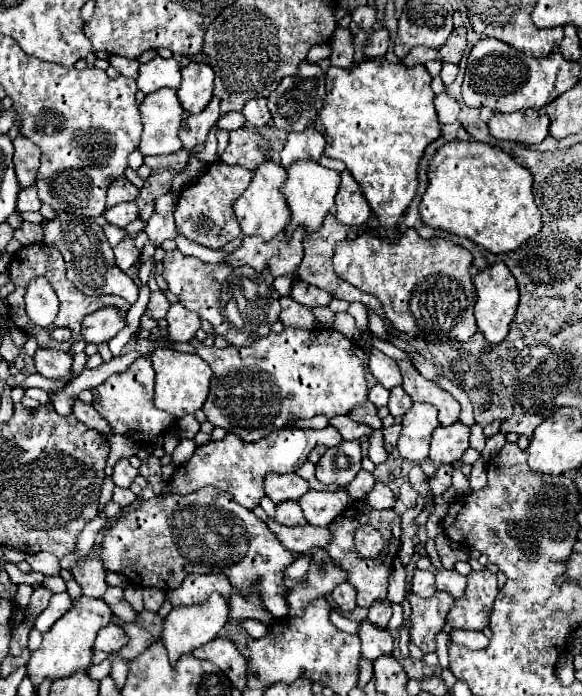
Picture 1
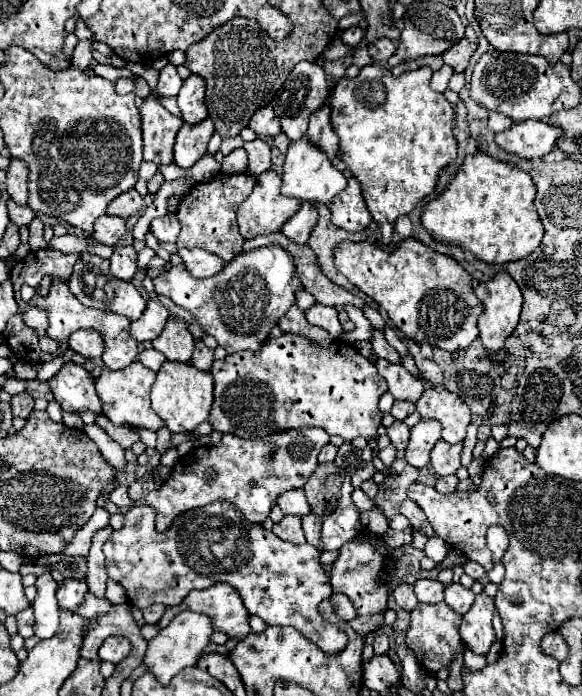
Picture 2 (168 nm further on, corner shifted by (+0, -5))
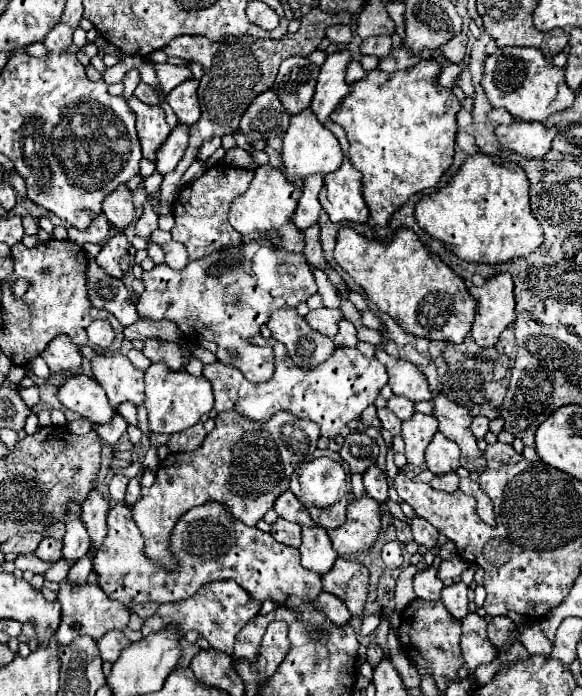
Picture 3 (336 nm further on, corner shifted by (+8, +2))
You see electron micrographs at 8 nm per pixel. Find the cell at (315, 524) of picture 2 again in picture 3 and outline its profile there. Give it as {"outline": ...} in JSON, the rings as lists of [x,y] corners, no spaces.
{"outline":[[[302,526],[302,546],[300,546],[302,564],[314,572],[328,572],[334,560],[338,558],[336,550],[330,544],[330,538],[320,526]]]}

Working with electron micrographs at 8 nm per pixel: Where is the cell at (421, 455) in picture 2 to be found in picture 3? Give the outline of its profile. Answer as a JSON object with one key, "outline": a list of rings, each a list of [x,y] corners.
{"outline":[[[416,412],[410,420],[402,422],[402,438],[406,444],[408,464],[414,464],[414,466],[424,464],[424,450],[436,430],[438,430],[438,424],[434,416],[420,414],[420,412]]]}

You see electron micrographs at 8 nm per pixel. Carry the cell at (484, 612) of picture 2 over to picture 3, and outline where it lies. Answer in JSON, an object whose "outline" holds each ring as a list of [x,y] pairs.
{"outline":[[[468,612],[462,618],[460,646],[468,668],[476,668],[478,664],[490,662],[496,654],[496,648],[490,644],[486,636],[486,620],[476,612]]]}

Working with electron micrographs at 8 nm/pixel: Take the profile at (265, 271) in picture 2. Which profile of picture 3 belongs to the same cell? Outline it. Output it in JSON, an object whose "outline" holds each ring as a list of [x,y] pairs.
{"outline":[[[268,238],[242,242],[232,248],[224,248],[214,252],[212,256],[204,256],[200,260],[190,260],[184,270],[172,270],[168,264],[158,264],[152,270],[142,274],[146,290],[138,302],[138,314],[148,316],[152,320],[168,318],[178,324],[188,342],[210,340],[218,346],[216,358],[224,364],[236,366],[250,382],[264,382],[272,376],[272,348],[260,348],[250,342],[252,336],[260,334],[260,326],[268,322],[268,316],[278,308],[296,308],[300,302],[308,300],[318,292],[314,282],[314,274],[300,252],[288,252],[284,248],[276,248]]]}

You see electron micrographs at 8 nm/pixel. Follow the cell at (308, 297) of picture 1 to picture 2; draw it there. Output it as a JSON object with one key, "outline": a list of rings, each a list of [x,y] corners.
{"outline":[[[316,303],[310,311],[306,311],[306,319],[310,325],[326,329],[332,335],[332,339],[338,339],[342,335],[342,325],[338,321],[338,311],[334,307]]]}

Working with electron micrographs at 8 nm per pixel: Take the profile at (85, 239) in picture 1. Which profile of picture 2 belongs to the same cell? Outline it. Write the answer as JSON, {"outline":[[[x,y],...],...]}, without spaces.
{"outline":[[[82,253],[82,259],[76,263],[72,277],[68,279],[68,287],[70,291],[76,295],[76,299],[82,305],[88,307],[98,307],[102,311],[112,311],[112,313],[120,313],[124,317],[128,317],[130,321],[140,319],[140,315],[146,309],[146,301],[142,299],[142,295],[138,293],[138,289],[130,283],[130,281],[122,281],[112,277],[112,273],[108,271],[108,259],[102,259],[98,255],[92,253]]]}

